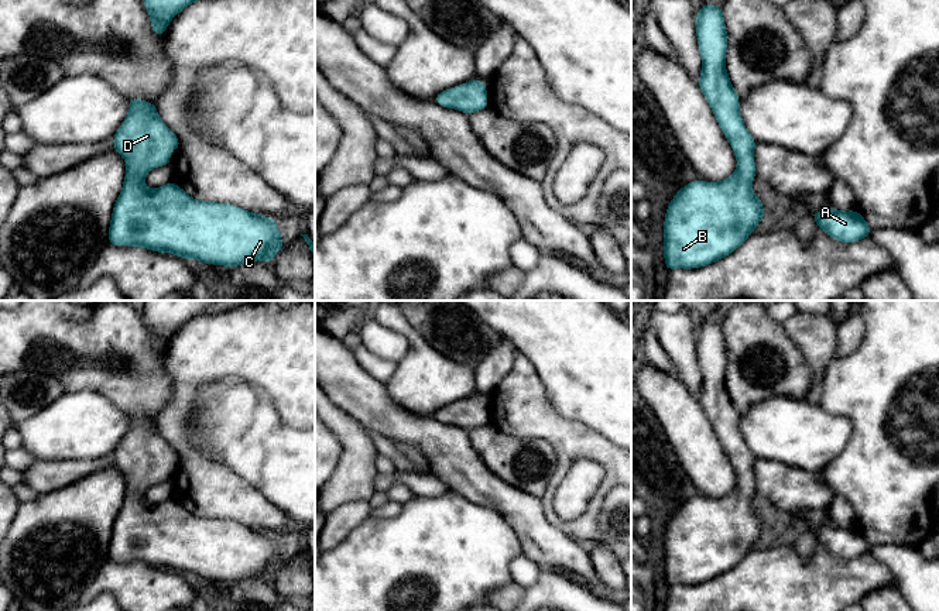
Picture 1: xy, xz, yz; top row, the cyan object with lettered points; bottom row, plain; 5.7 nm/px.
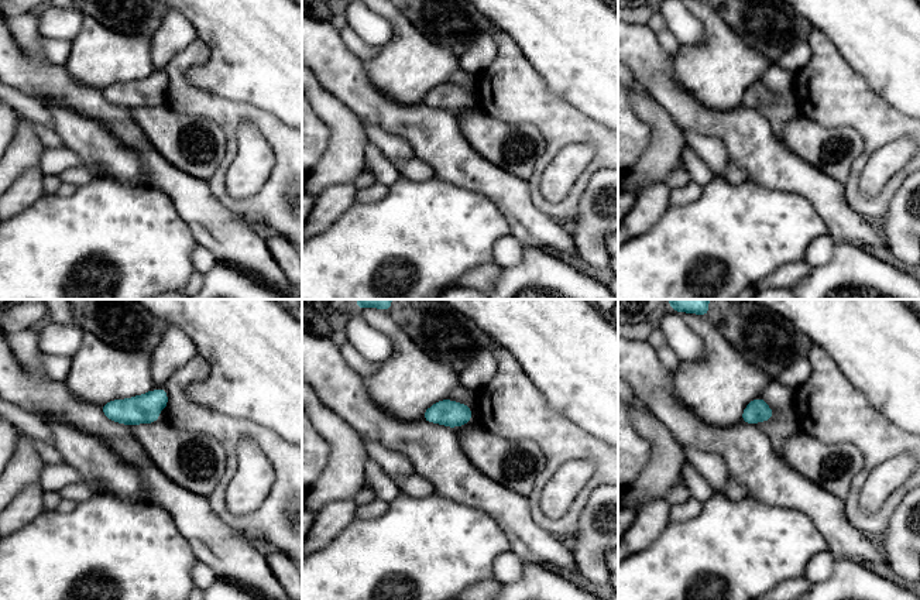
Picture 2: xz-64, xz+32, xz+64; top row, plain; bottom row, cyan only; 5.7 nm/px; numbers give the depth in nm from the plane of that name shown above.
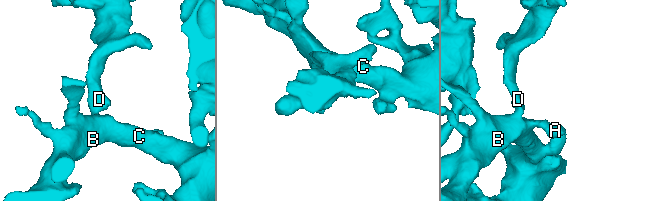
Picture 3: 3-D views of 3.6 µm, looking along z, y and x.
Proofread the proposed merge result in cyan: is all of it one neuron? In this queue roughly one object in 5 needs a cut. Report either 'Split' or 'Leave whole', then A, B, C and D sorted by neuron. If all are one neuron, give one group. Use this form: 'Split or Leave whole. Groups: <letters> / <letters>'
Leave whole. Groups: A B C D

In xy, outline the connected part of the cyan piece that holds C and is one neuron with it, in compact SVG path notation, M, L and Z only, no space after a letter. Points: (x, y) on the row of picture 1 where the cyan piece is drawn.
M130 97L128 103L130 113L113 137L127 171L109 243L215 265L273 264L284 246L277 220L229 203L195 200L174 182L158 189L144 185L150 169L171 164L169 150L178 151L179 140L161 121L155 104Z

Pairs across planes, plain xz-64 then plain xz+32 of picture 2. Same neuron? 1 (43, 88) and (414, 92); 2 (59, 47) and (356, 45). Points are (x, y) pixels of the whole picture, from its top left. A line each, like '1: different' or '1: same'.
1: different
2: same

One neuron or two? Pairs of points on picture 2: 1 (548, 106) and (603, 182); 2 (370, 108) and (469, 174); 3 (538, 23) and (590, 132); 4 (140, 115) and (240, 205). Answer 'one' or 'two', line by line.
1: two
2: one
3: two
4: two

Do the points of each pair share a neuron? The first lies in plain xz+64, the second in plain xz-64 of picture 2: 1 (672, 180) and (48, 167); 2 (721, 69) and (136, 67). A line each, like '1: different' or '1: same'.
1: different
2: same

